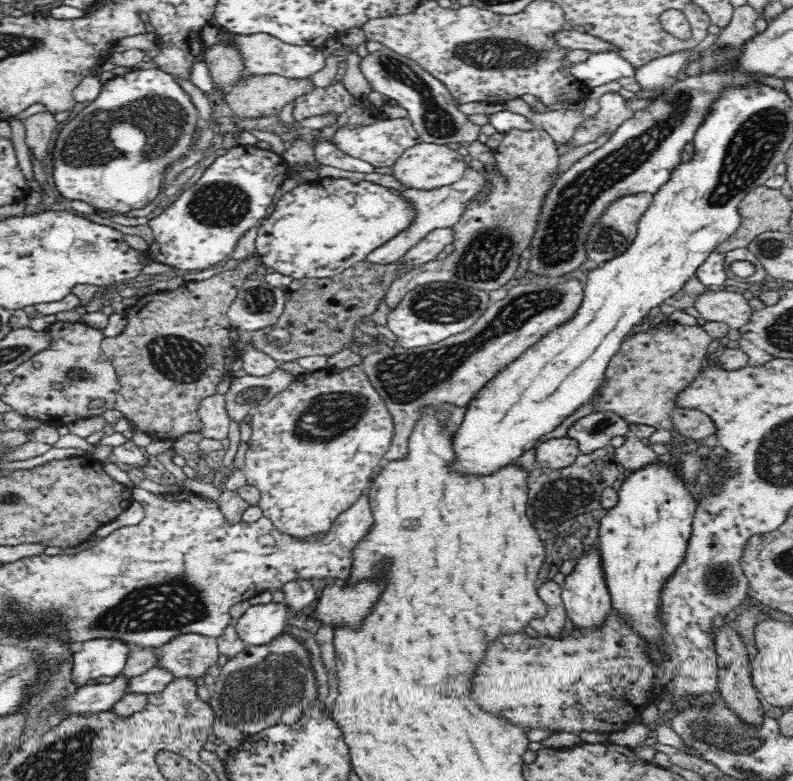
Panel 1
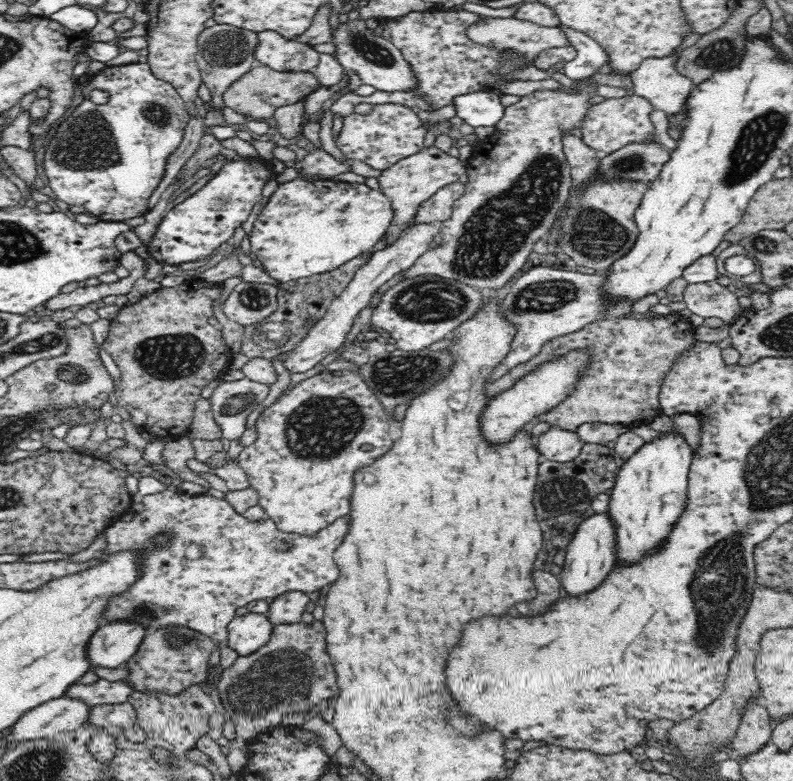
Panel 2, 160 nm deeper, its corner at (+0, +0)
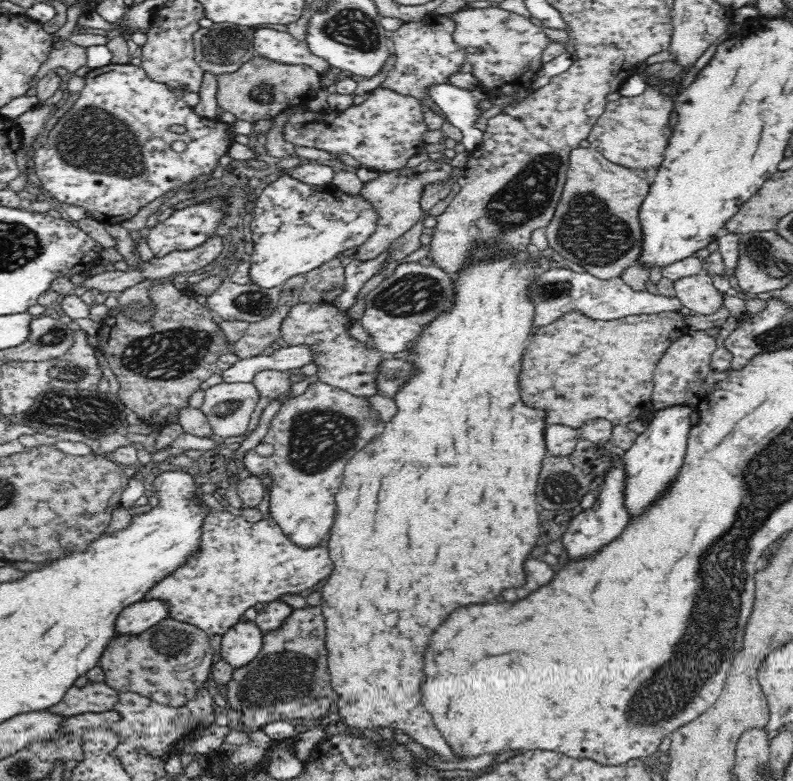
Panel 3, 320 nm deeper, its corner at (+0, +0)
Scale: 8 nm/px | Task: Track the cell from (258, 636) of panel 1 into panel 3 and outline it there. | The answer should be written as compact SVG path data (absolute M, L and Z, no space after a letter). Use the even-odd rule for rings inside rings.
M245 621L235 624L222 635L219 648L221 658L234 669L246 666L261 651L263 636L256 623Z

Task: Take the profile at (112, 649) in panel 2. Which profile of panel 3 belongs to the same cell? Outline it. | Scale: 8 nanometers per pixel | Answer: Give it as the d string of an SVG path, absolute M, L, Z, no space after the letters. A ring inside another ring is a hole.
M162 599L142 600L126 607L116 619L117 634L142 634L150 626L169 620L169 607Z

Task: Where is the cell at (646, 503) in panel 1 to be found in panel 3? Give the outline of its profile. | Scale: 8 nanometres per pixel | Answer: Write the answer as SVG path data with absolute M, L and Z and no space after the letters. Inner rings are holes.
M668 404L660 409L653 409L652 420L647 421L644 432L638 434L634 444L625 451L627 485L625 488L626 507L630 516L644 512L644 508L662 494L666 484L674 480L678 474L684 456L686 456L686 440L690 430L690 413L694 407L688 404Z

